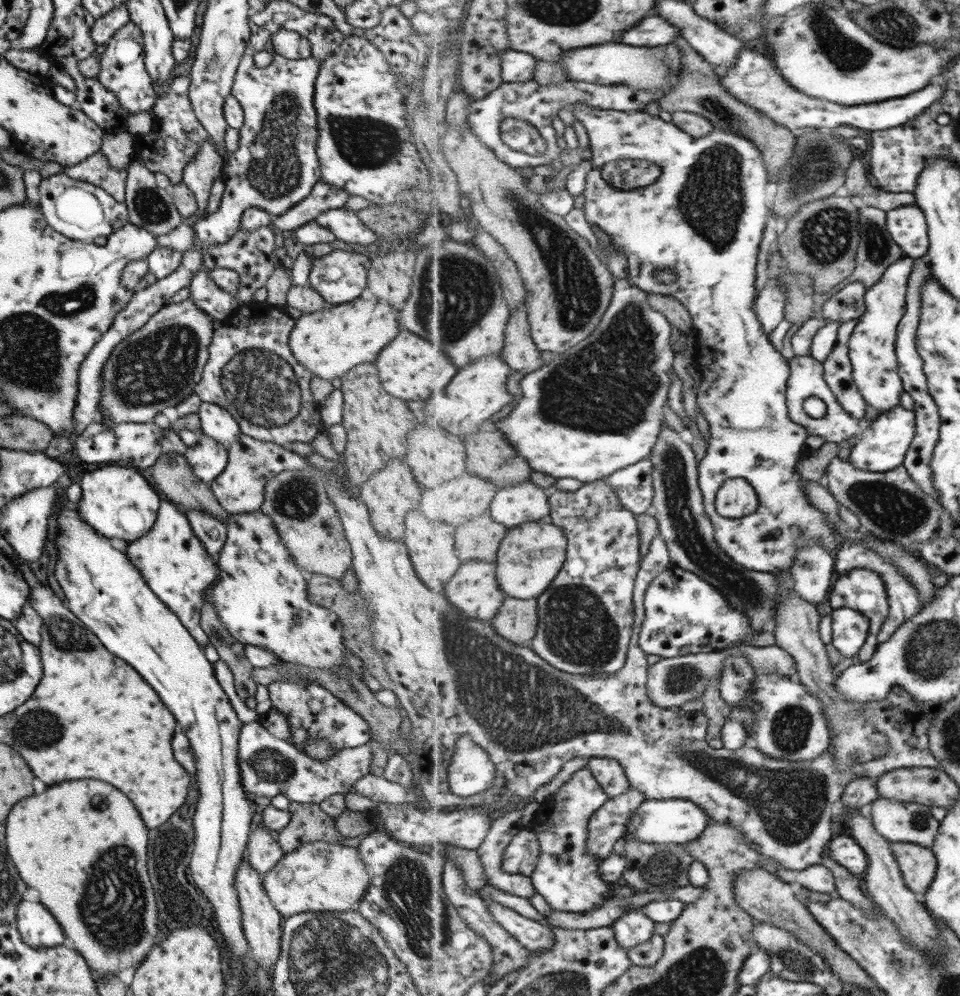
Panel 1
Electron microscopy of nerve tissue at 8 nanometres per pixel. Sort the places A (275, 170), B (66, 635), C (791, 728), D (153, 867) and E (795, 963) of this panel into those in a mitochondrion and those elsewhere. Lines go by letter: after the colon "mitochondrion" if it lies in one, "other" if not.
A: mitochondrion
B: mitochondrion
C: mitochondrion
D: mitochondrion
E: mitochondrion

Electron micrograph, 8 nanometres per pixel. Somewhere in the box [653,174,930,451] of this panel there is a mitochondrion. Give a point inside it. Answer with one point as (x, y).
(825, 236)

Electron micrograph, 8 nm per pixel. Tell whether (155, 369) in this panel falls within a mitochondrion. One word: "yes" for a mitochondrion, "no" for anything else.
yes

